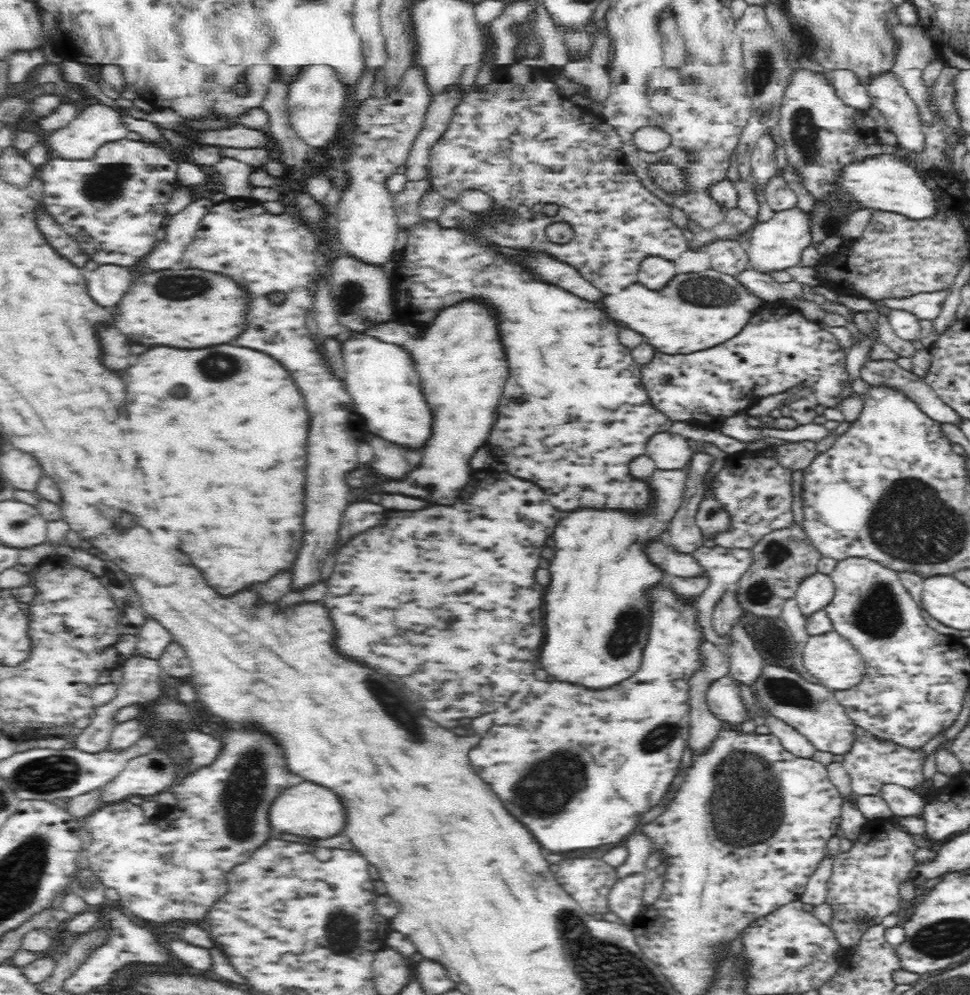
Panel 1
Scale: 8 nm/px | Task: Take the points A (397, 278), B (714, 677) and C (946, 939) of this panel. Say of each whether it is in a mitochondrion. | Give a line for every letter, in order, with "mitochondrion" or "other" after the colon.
A: other
B: other
C: mitochondrion

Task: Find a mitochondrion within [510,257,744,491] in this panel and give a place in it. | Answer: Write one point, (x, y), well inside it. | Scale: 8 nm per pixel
(700, 291)

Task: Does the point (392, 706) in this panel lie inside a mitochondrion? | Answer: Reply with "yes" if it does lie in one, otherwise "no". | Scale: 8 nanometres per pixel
yes

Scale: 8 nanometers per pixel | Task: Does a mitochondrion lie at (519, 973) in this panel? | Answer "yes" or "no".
no

